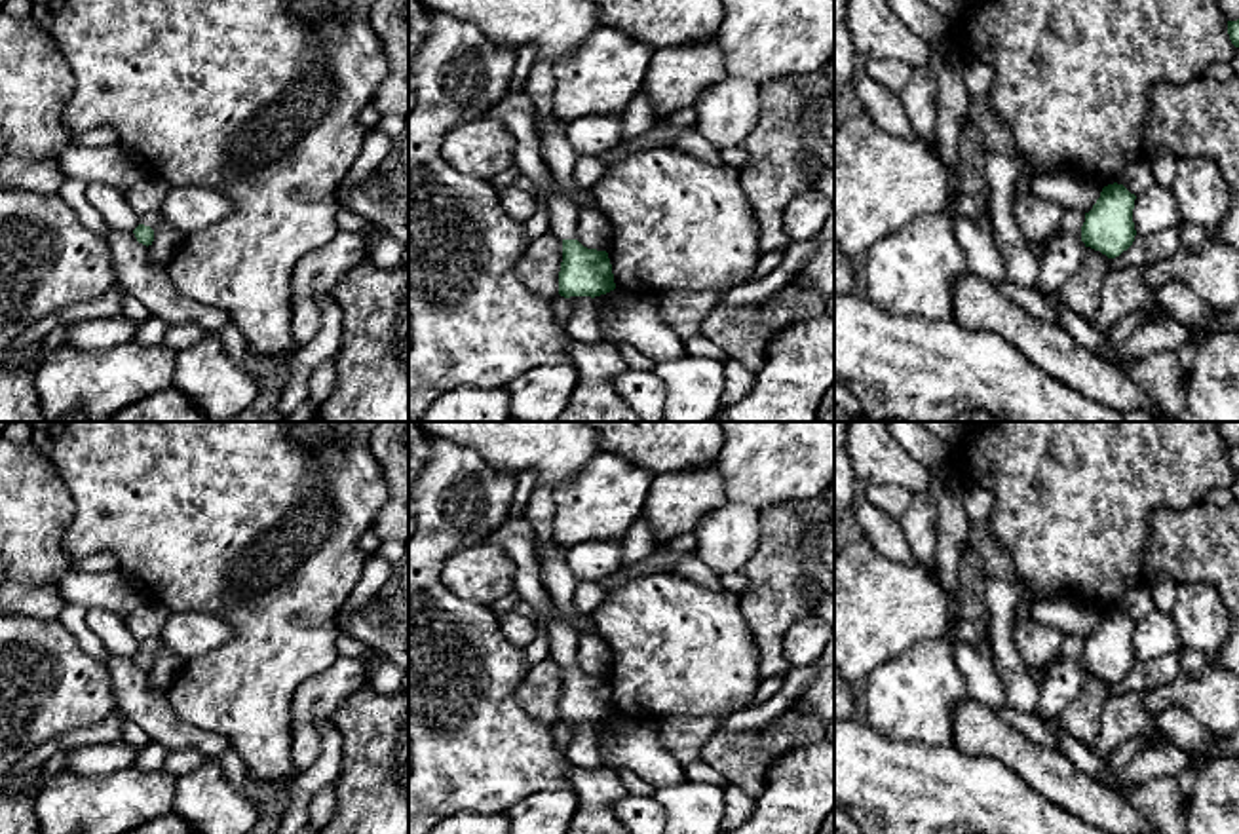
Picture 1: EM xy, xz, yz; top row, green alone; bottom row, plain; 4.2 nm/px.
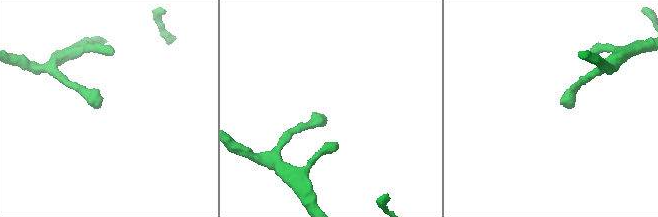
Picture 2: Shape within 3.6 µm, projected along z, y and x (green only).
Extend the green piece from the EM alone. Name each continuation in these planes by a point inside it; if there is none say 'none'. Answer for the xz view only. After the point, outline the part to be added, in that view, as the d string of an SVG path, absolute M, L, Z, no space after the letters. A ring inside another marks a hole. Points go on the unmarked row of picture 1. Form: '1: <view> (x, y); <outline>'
1: xz (563, 637); M549 598L549 640L553 657L561 667L576 665L576 648L580 635L568 625L564 614Z

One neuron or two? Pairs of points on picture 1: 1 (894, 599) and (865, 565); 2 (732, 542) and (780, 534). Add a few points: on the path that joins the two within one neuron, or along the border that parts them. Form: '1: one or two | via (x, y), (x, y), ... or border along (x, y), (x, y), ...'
1: one | via (886, 591), (867, 572)
2: two | border along (761, 511), (759, 546), (740, 570)

